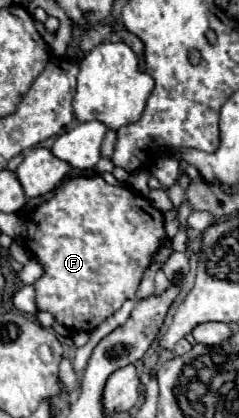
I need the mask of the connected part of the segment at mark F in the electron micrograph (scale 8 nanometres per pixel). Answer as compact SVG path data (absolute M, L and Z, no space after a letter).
M99 174L71 178L51 200L31 212L25 226L25 246L31 252L31 258L45 270L45 274L33 284L37 310L49 312L57 324L71 332L93 332L105 318L117 312L127 298L133 298L155 252L167 242L163 214L141 194L131 188L109 186Z

